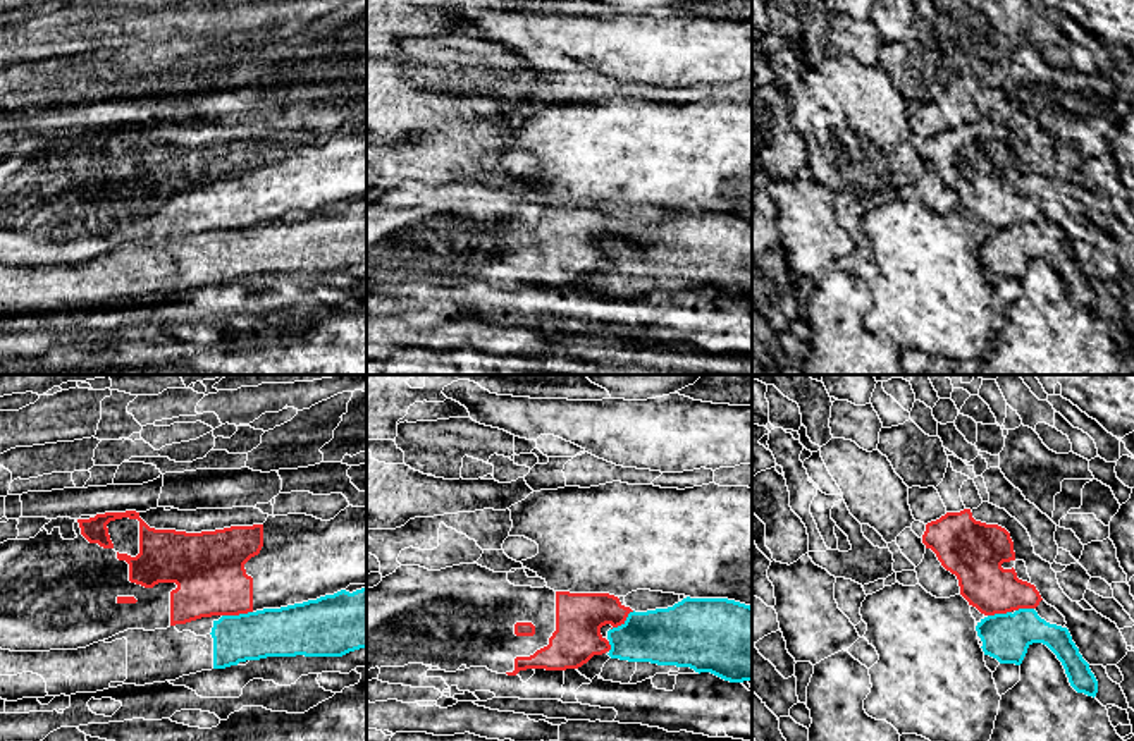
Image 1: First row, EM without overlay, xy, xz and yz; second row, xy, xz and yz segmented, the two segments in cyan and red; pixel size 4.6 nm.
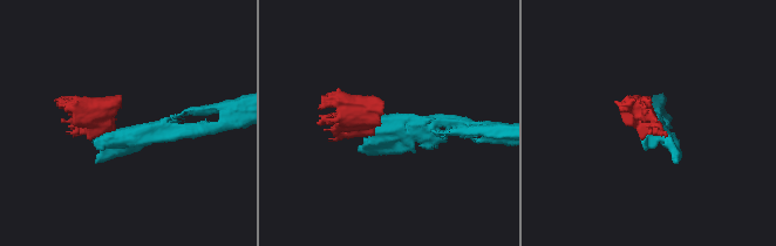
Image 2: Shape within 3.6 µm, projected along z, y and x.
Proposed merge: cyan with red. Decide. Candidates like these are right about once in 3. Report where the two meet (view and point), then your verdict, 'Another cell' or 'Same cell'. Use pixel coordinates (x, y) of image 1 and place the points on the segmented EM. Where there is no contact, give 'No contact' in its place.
Touches cyan at xy (236, 616). Another cell

